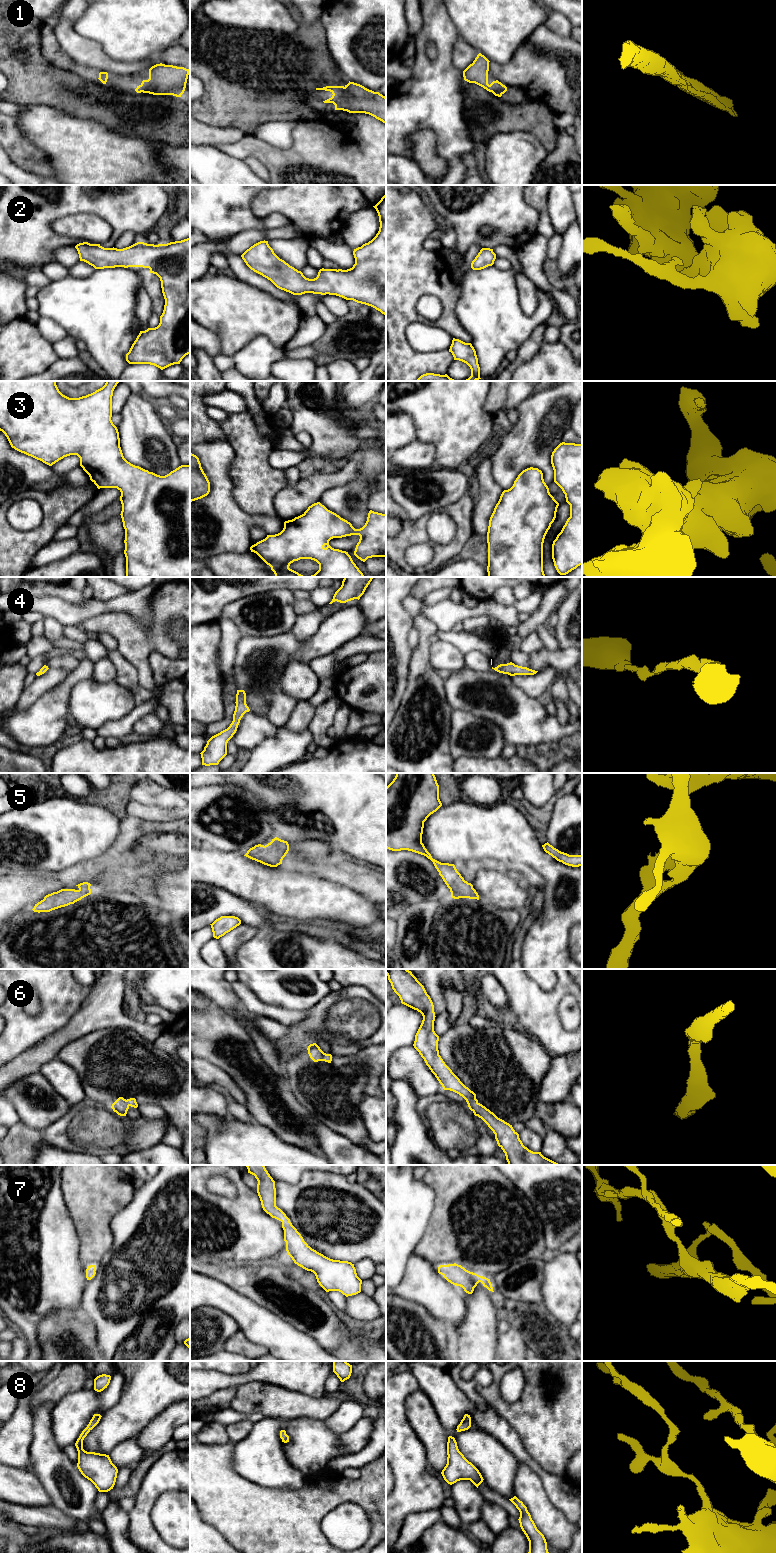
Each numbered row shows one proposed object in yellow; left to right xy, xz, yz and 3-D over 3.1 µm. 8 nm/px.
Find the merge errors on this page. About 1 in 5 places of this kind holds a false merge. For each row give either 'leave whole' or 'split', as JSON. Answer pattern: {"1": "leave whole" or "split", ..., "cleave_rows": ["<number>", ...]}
{"1": "leave whole", "2": "leave whole", "3": "leave whole", "4": "leave whole", "5": "leave whole", "6": "leave whole", "7": "leave whole", "8": "leave whole", "cleave_rows": []}

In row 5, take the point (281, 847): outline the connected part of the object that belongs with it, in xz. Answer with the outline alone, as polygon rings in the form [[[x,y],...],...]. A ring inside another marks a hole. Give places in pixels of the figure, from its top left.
[[[275,837],[265,846],[258,844],[250,848],[244,856],[264,865],[277,867],[282,864],[282,860],[288,851],[288,842]]]

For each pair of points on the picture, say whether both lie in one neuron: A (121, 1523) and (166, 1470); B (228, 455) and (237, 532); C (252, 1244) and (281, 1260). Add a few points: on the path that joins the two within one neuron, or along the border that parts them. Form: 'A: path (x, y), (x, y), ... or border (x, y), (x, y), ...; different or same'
A: border (129, 1513), (128, 1538); different
B: path (221, 474), (221, 513); same
C: border (285, 1250), (271, 1261); different

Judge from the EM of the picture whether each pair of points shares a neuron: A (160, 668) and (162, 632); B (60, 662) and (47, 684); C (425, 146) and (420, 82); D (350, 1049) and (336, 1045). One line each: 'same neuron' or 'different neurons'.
A: different neurons
B: different neurons
C: different neurons
D: same neuron

